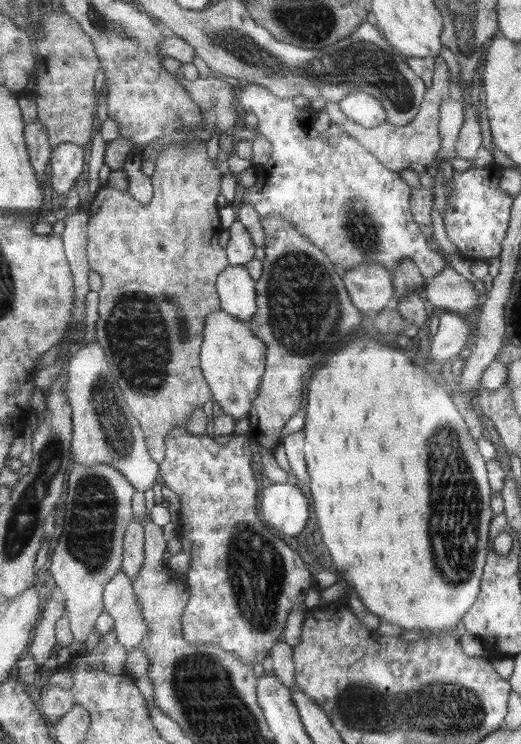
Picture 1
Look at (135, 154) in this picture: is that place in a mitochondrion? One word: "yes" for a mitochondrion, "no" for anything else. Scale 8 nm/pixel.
no

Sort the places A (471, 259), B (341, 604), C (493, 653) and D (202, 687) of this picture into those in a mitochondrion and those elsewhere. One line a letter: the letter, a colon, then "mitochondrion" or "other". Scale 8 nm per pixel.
A: other
B: other
C: other
D: mitochondrion

